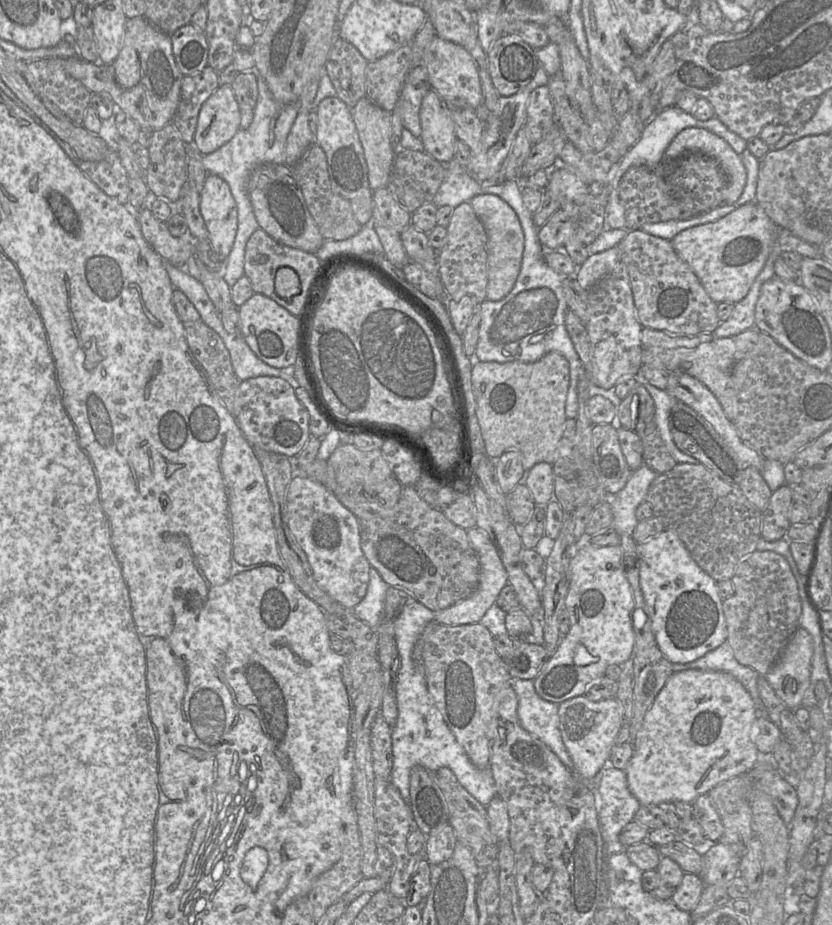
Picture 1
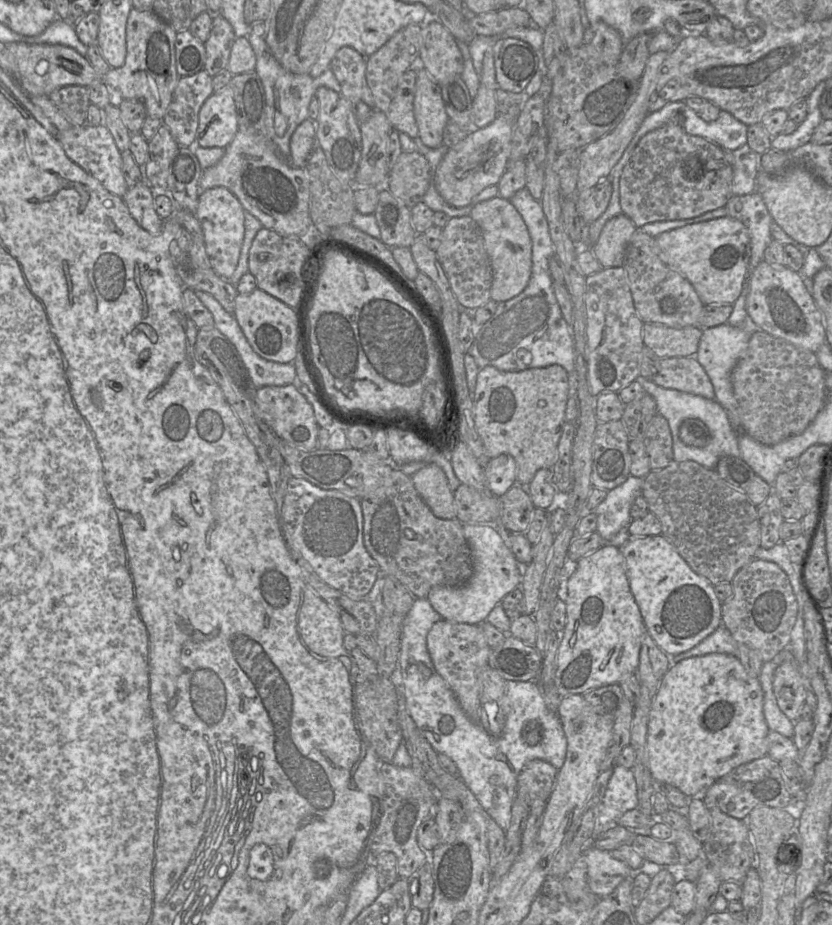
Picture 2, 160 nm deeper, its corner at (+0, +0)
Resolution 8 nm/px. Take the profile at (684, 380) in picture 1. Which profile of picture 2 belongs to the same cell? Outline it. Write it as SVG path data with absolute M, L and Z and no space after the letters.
M695 357L659 359L657 372L651 380L660 387L715 399L712 383Z

